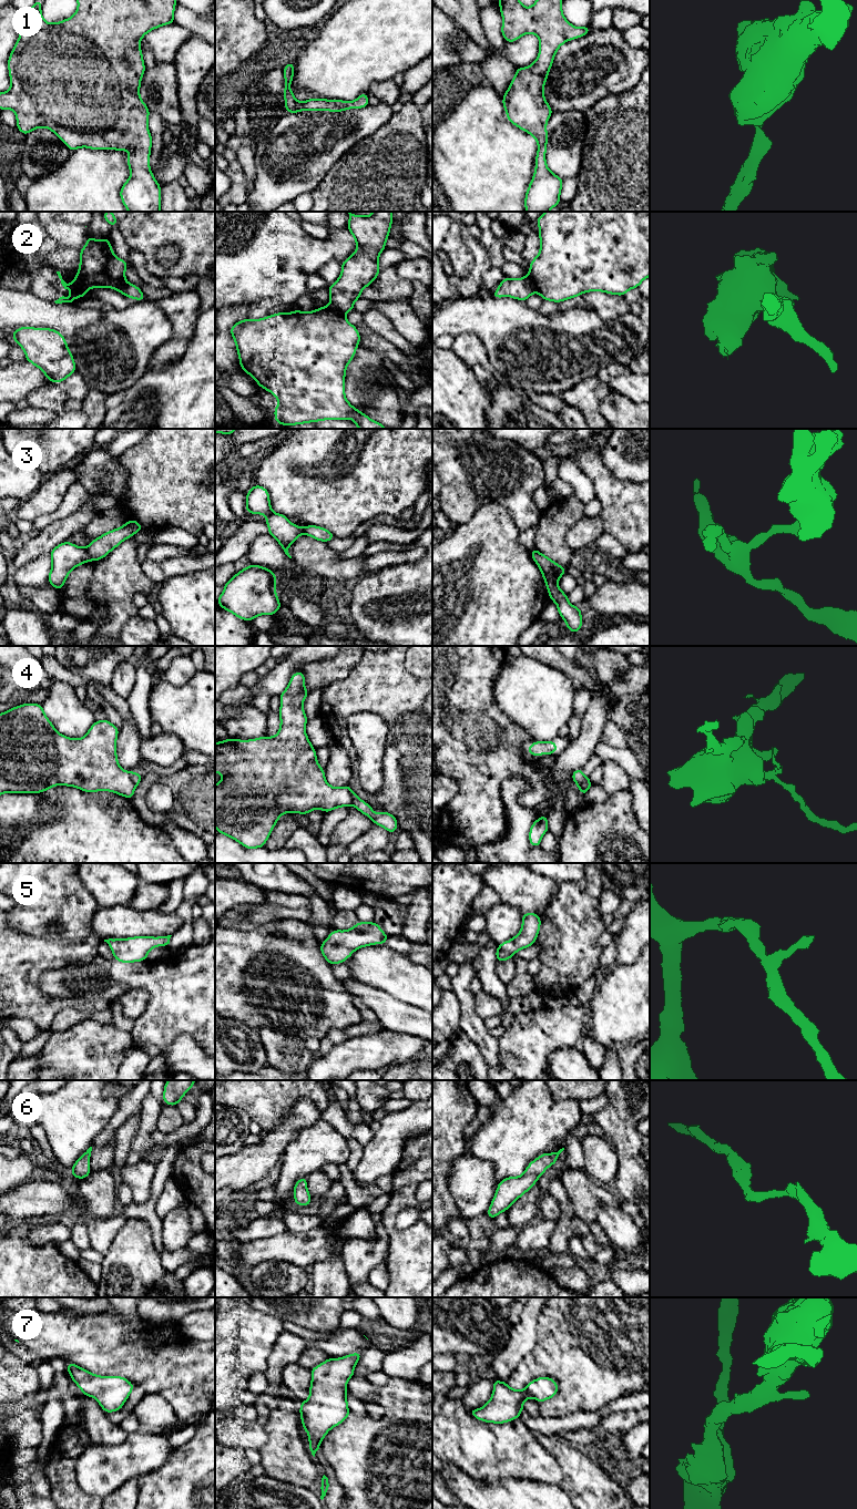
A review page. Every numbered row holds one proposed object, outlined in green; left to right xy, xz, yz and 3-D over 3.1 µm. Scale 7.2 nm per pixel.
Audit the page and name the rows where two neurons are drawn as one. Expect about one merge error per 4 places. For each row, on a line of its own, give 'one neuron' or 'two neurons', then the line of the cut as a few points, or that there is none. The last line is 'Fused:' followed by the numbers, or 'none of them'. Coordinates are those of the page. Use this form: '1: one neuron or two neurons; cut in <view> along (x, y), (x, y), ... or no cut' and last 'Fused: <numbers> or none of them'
1: one neuron; no cut
2: two neurons; cut in yz along (528, 274), (537, 290)
3: two neurons; cut in xy along (85, 548), (91, 560)
4: two neurons; cut in xy along (129, 771), (135, 786)
5: one neuron; no cut
6: one neuron; no cut
7: one neuron; no cut
Fused: 2, 3, 4

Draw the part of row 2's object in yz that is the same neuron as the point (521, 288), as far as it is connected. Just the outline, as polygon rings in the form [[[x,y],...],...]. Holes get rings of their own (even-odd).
[[[529,275],[517,279],[504,277],[498,289],[492,294],[492,298],[501,298],[508,296],[518,300],[526,301],[535,291],[537,290],[534,284]]]

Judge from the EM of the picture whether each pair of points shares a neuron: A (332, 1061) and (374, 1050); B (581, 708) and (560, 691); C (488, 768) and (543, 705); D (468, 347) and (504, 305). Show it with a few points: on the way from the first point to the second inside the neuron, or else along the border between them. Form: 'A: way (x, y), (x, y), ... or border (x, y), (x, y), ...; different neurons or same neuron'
A: way (342, 1059), (354, 1054), (364, 1054); same neuron
B: border (575, 691), (572, 711); different neurons
C: border (502, 711), (533, 738); different neurons
D: border (455, 336), (475, 335), (489, 360); different neurons

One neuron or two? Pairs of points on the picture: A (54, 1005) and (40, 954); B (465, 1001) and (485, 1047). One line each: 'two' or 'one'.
A: one
B: one

